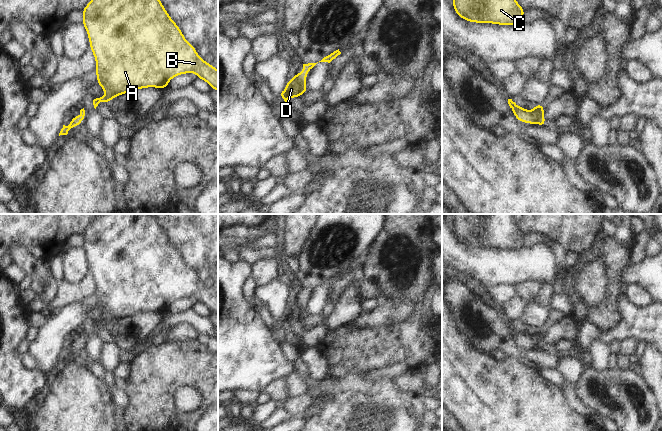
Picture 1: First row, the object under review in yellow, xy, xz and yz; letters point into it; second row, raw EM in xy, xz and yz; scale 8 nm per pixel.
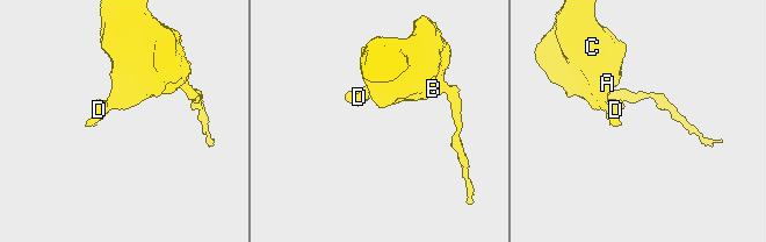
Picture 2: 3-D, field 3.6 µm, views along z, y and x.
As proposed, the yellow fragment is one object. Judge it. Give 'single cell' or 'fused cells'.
single cell

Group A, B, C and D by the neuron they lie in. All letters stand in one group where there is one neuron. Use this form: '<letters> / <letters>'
A B C D

